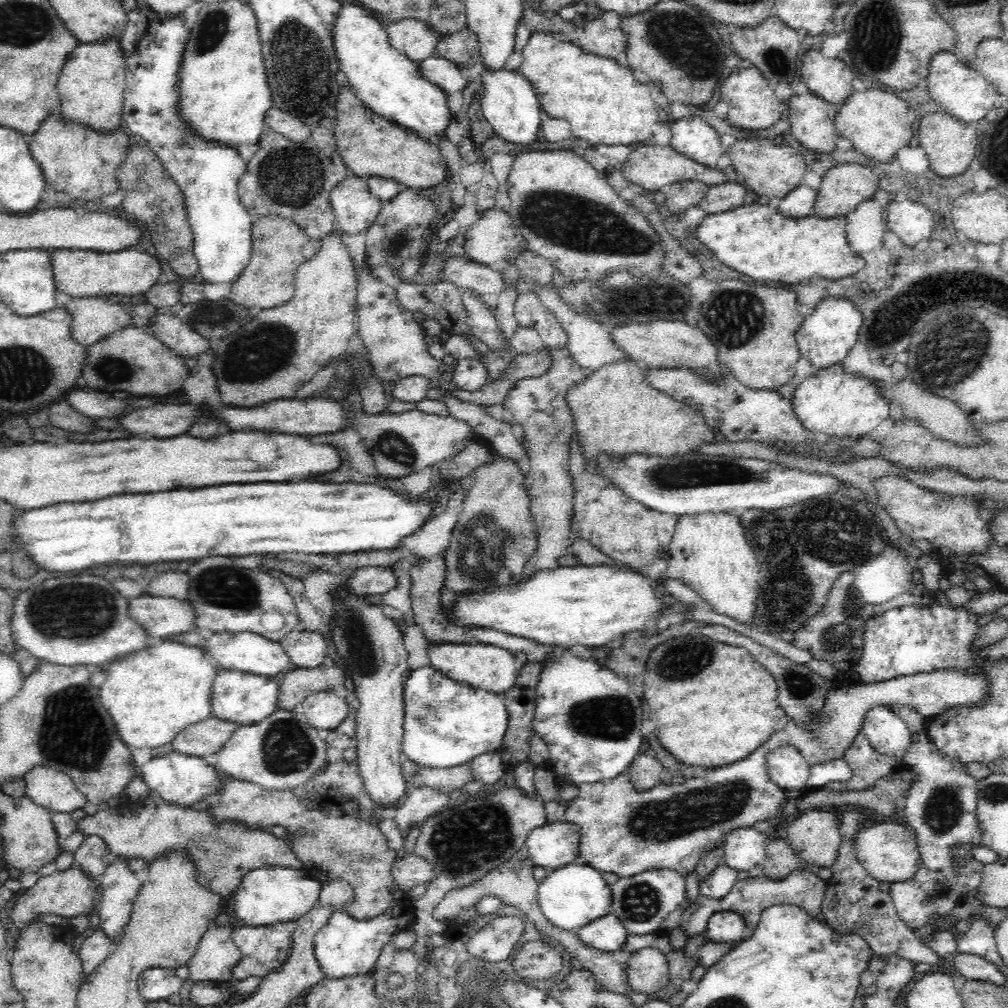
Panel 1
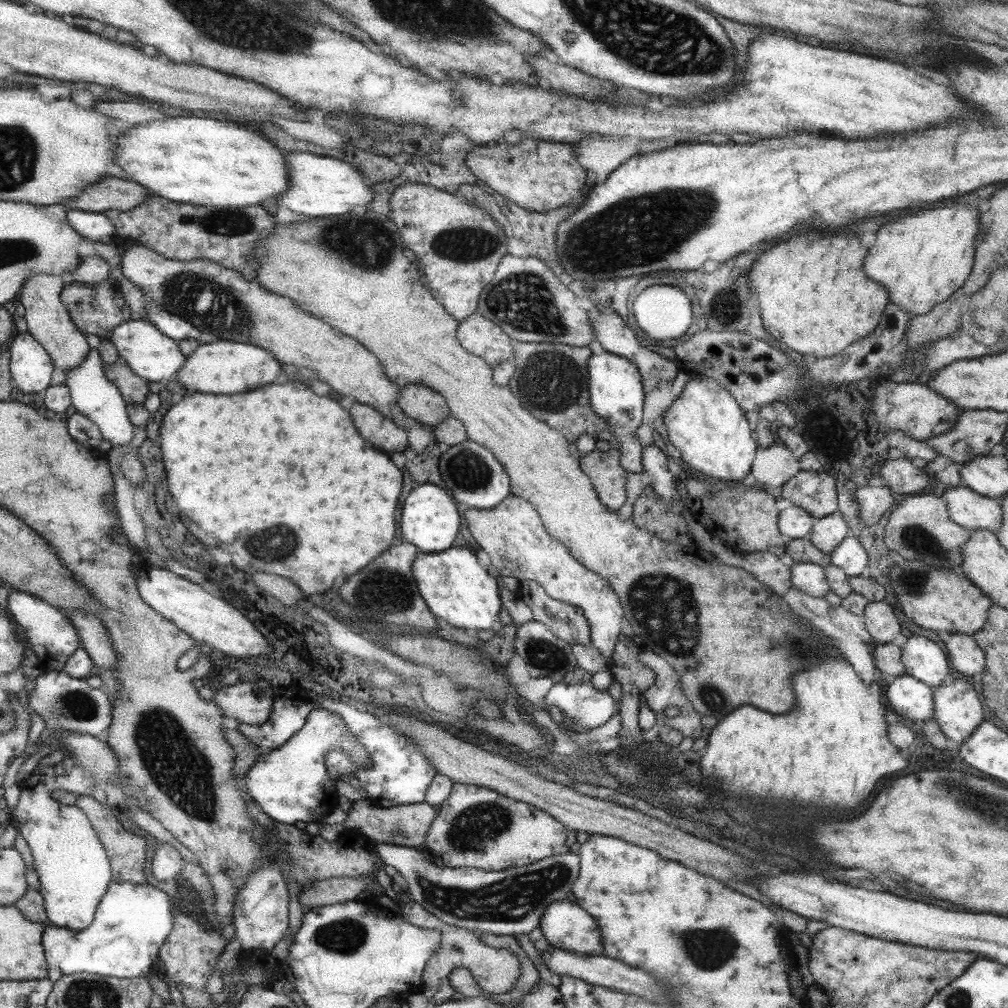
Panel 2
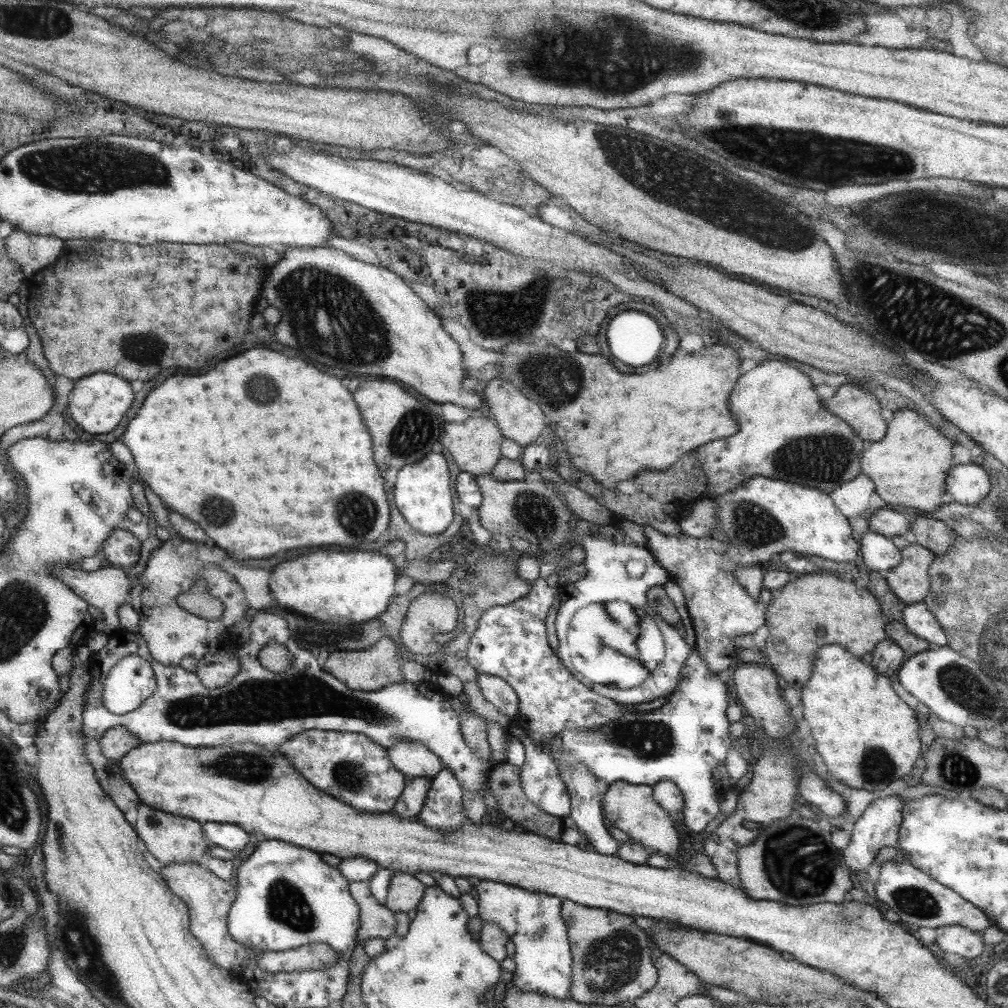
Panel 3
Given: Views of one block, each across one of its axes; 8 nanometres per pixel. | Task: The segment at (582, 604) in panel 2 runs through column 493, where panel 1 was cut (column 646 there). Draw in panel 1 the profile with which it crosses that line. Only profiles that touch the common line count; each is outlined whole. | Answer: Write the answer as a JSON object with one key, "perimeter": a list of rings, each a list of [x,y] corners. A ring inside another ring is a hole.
{"perimeter":[[[572,458],[568,468],[574,485],[575,518],[570,531],[575,538],[585,540],[593,548],[608,556],[618,566],[629,567],[642,574],[642,568],[654,564],[658,558],[669,554],[670,544],[677,530],[679,517],[646,508],[634,498],[626,496],[622,489],[615,488],[610,480],[599,473],[587,470]]]}

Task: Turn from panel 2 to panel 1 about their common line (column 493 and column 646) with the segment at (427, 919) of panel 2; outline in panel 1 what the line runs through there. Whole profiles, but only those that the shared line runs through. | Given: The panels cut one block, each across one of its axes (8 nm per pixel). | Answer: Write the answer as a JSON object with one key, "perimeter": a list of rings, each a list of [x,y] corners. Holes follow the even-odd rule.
{"perimeter":[[[656,948],[634,952],[628,960],[626,972],[633,994],[650,995],[670,982],[668,960]]]}

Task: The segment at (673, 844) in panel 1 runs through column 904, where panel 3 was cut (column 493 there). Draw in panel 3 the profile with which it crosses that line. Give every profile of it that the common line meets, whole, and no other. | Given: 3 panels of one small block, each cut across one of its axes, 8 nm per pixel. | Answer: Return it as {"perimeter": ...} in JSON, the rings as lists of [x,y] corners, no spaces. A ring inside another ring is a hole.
{"perimeter":[[[478,674],[476,681],[487,702],[490,702],[501,714],[509,718],[516,717],[519,713],[519,698],[507,682],[489,674]]]}

